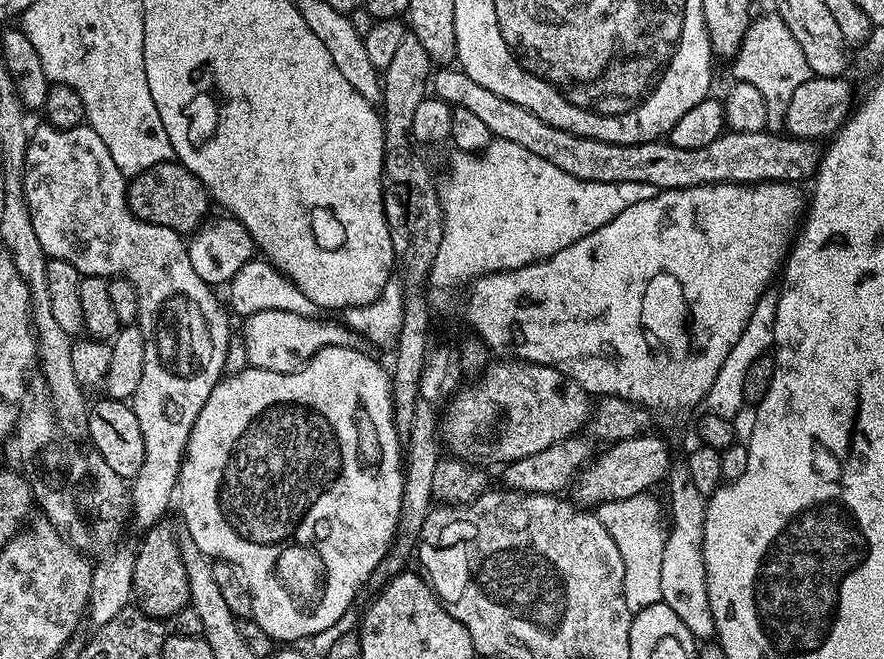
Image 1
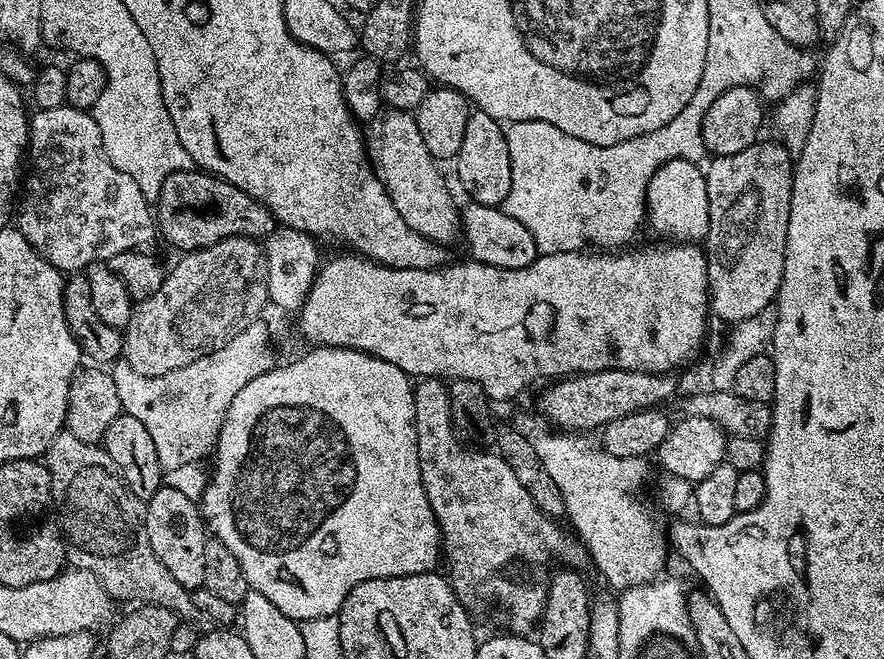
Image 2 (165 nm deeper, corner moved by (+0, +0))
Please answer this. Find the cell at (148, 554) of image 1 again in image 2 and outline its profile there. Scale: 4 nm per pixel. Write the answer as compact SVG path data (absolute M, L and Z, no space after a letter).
M162 486L145 503L147 537L158 562L170 570L171 577L182 586L193 590L204 587L206 578L206 542L210 533L204 523L204 514L197 501L186 498L179 490Z

